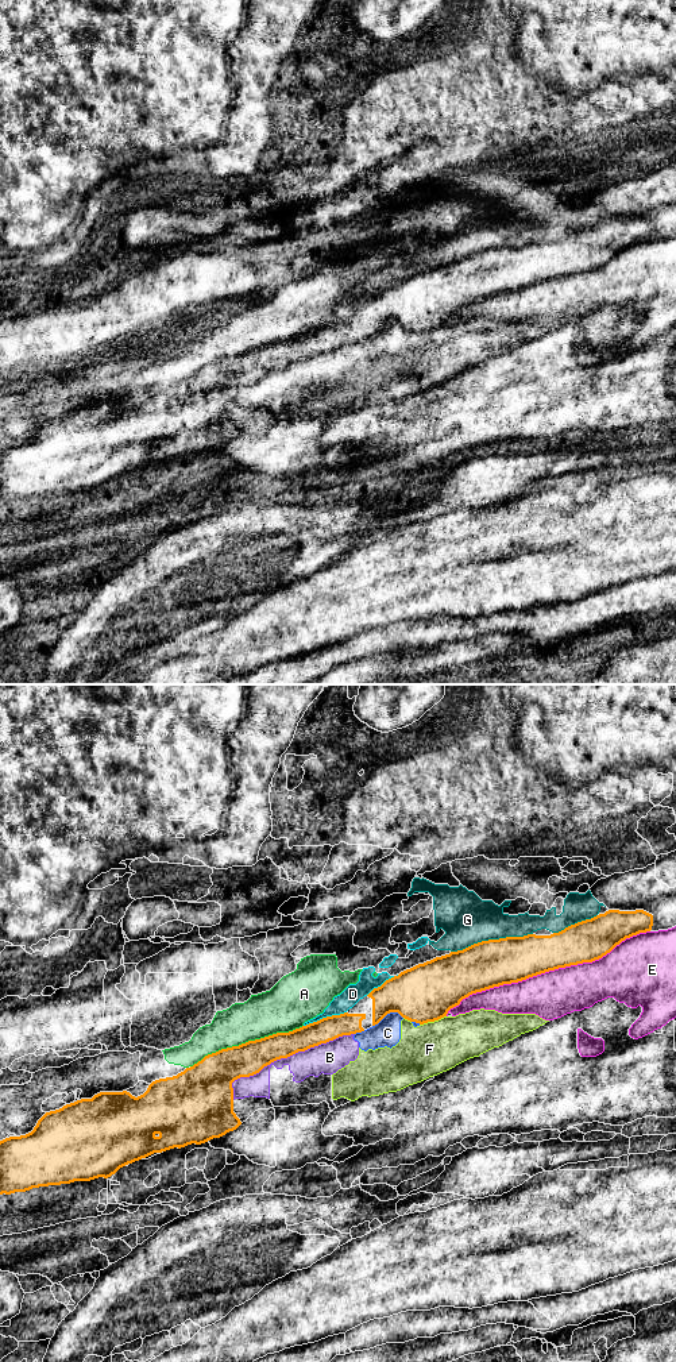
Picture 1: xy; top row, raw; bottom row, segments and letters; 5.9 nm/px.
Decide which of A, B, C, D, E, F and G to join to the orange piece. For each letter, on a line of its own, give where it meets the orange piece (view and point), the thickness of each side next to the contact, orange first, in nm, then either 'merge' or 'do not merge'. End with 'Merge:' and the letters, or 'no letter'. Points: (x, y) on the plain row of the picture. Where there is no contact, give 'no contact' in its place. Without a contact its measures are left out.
A: xy (246, 351) | 240/260 nm | do not merge
B: xy (285, 366) | 200/180 nm | do not merge
C: xy (387, 321) | 340/160 nm | do not merge
D: xy (324, 327) | 140/110 nm | do not merge
E: xy (547, 280) | 280/280 nm | do not merge
F: xy (432, 330) | 340/320 nm | do not merge
G: xy (491, 249) | 280/300 nm | do not merge
Merge: no letter

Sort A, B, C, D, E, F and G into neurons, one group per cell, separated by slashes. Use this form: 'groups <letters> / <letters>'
groups A G / B C F / D / E

